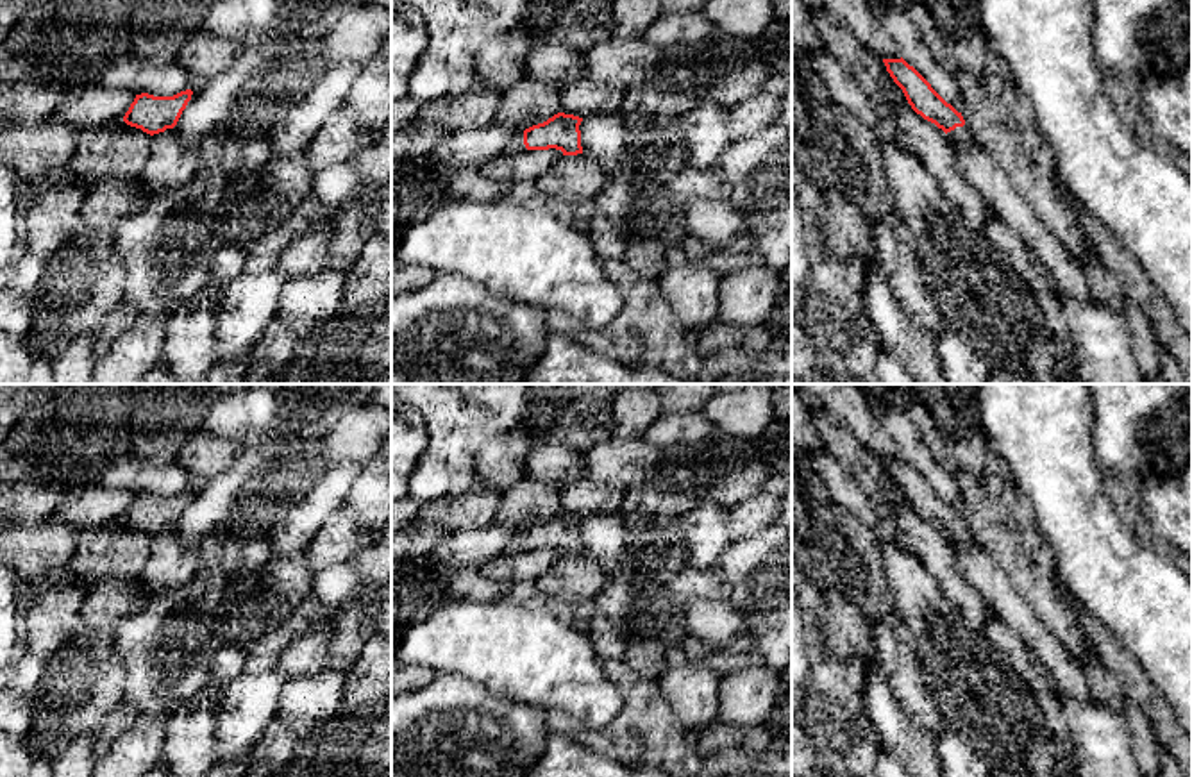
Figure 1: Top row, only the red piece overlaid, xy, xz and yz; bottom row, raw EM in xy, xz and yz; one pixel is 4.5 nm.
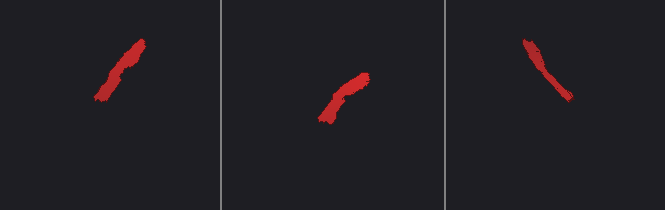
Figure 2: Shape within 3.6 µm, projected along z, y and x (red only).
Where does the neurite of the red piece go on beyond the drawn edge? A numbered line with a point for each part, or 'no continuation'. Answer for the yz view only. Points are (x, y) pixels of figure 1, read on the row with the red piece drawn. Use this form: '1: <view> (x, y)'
1: yz (962, 136)

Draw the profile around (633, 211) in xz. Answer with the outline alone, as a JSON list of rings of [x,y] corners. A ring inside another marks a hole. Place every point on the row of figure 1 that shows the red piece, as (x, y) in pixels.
[[[608,177],[595,202],[627,238],[659,232],[676,211],[667,188],[640,189],[620,177]]]

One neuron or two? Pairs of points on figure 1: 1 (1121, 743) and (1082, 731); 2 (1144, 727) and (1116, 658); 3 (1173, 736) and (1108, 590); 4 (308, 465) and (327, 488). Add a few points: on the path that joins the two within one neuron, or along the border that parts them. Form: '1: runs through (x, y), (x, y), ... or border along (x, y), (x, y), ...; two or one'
1: runs through (1112, 743), (1107, 743), (1091, 731); one
2: border along (1105, 667), (1146, 717), (1155, 735); two
3: border along (1116, 636), (1167, 702); two
4: border along (329, 467), (292, 508); two

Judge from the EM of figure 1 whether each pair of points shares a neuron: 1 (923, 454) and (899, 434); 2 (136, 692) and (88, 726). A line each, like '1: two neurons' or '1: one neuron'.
1: one neuron
2: two neurons

